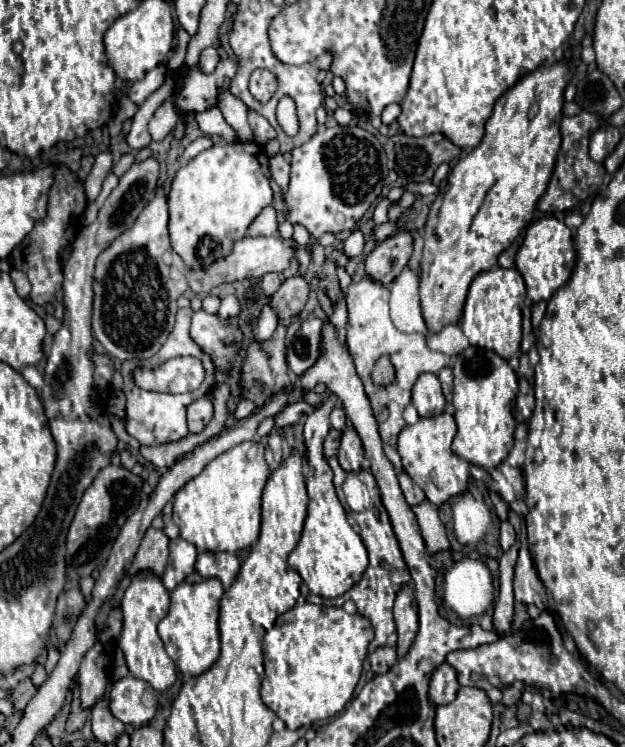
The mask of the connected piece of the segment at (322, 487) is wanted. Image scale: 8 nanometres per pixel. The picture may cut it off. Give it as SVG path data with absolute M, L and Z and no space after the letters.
M330 394L322 402L314 406L314 412L308 414L304 424L304 440L308 446L308 476L306 476L306 488L308 488L308 516L304 522L302 538L298 546L288 556L288 566L296 570L312 594L318 594L322 598L336 598L350 590L364 574L368 566L368 554L362 538L352 530L348 524L346 512L336 496L336 488L332 484L332 470L328 462L322 456L322 440L330 430L330 412L338 404L336 394Z

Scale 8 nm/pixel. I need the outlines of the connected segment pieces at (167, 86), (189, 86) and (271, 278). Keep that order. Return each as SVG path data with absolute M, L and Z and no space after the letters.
M172 74L166 76L166 82L162 84L162 88L156 90L150 98L146 98L146 102L138 108L136 116L132 118L132 128L128 132L128 144L130 144L130 148L140 150L140 148L146 148L152 142L146 126L148 126L148 120L152 118L152 114L156 112L156 108L172 94L172 88L174 88L172 82L174 82L174 76Z
M224 56L212 74L200 72L198 64L192 68L176 70L174 74L182 74L182 88L176 92L176 108L182 110L180 114L200 114L208 108L214 108L220 92L230 88L230 80L236 74L236 60Z
M270 272L270 274L264 274L262 276L262 292L264 294L274 294L278 288L280 288L280 278L278 278L278 274L274 274L274 272Z

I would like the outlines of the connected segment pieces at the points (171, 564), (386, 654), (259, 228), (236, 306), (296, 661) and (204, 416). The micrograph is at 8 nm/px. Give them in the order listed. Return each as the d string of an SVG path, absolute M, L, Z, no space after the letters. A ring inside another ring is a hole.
M182 538L170 540L168 564L162 576L162 582L169 591L183 582L188 574L194 572L196 556L198 552L190 542Z
M382 646L382 648L378 648L374 654L370 654L368 660L370 660L372 670L374 670L376 674L384 674L384 672L388 672L388 668L396 662L396 650L390 648L390 646Z
M266 206L250 224L248 236L274 236L276 230L278 230L276 210L272 206Z
M234 294L222 298L222 306L220 306L220 310L218 310L218 314L220 314L222 318L236 316L238 312L240 312L240 300L238 300Z
M302 604L278 616L274 626L266 632L262 648L264 648L264 670L266 676L262 680L262 702L276 712L280 720L290 730L298 730L300 726L308 726L318 720L334 718L346 702L352 698L354 688L362 674L362 662L368 652L368 644L374 638L372 624L360 614L348 614L342 608L334 606L316 606Z
M204 396L188 406L188 430L202 432L212 418L212 398Z

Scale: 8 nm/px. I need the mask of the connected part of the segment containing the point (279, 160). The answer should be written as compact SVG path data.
M274 154L268 158L270 162L270 172L272 172L272 178L276 180L276 184L280 188L286 190L288 186L288 178L290 178L290 162L282 156L282 154Z

